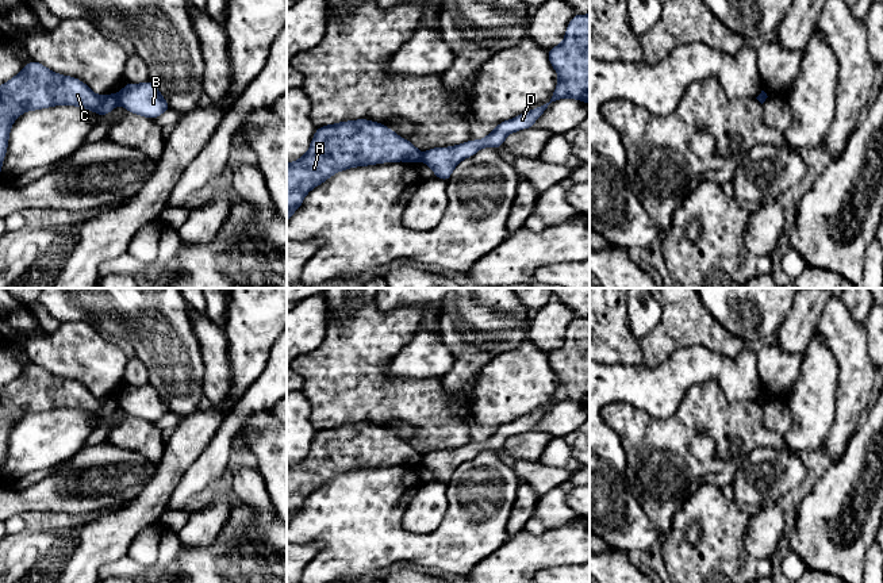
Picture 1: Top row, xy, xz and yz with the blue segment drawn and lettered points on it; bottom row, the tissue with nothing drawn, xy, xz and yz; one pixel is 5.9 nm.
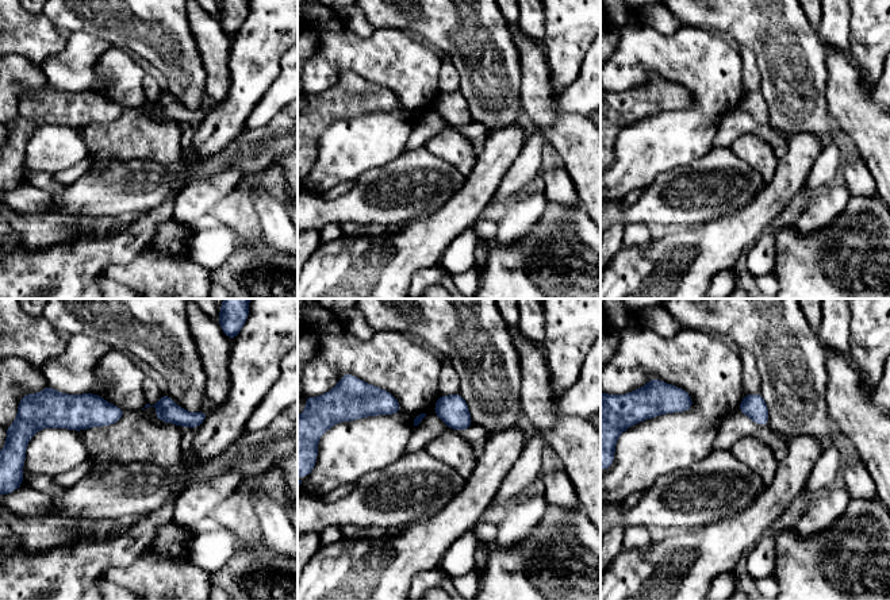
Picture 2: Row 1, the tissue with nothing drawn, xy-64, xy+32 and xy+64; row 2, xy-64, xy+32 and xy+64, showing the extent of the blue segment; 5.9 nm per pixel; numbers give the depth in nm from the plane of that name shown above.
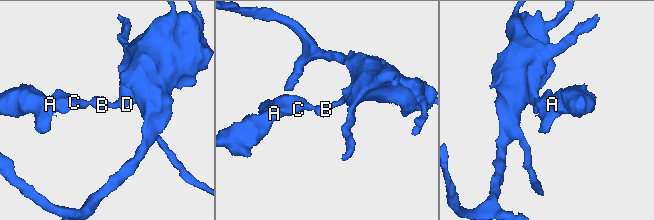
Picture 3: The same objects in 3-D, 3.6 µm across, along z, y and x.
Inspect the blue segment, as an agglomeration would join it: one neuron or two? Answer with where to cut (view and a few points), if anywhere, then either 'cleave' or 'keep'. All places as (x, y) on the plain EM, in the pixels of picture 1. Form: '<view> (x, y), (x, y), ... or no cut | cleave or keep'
xy (116, 398), (119, 406) | cleave

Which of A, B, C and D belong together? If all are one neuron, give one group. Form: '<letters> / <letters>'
A C / B D

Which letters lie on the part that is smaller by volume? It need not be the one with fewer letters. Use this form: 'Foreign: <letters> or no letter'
Foreign: A, C

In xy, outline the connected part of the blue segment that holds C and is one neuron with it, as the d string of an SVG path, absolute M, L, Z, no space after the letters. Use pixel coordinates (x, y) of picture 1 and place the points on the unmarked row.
M32 363L14 381L0 387L0 476L9 433L23 415L76 409L104 419L118 407L118 398L95 398L81 383L54 376Z

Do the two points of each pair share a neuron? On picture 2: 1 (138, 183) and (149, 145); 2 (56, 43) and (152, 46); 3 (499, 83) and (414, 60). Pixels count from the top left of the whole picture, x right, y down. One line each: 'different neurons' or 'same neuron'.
1: different neurons
2: different neurons
3: same neuron

